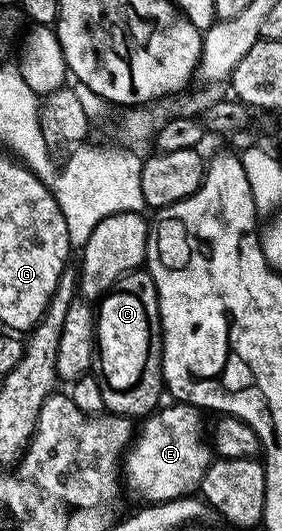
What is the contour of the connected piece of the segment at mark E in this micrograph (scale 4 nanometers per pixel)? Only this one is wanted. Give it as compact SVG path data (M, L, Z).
M169 402L152 412L139 424L134 438L122 459L122 483L144 499L145 504L183 499L199 492L200 482L214 455L206 442L205 416L201 408L190 403Z

